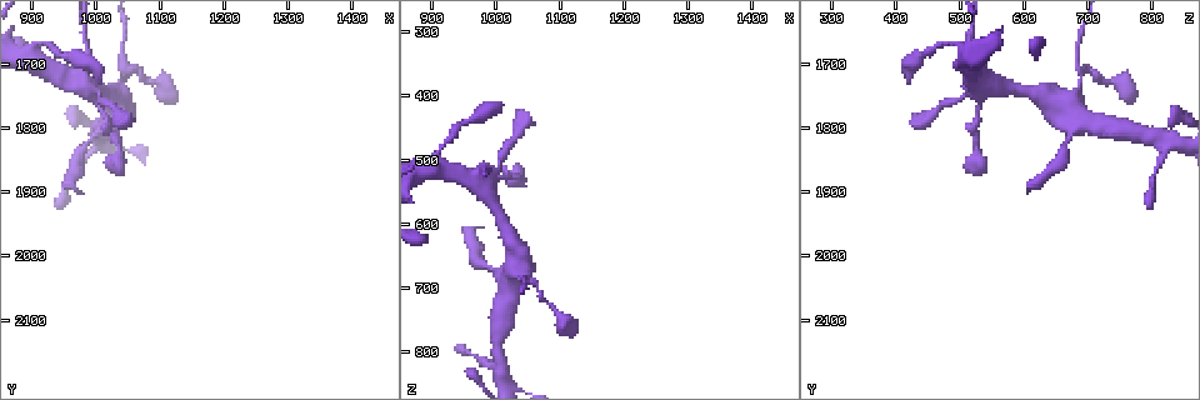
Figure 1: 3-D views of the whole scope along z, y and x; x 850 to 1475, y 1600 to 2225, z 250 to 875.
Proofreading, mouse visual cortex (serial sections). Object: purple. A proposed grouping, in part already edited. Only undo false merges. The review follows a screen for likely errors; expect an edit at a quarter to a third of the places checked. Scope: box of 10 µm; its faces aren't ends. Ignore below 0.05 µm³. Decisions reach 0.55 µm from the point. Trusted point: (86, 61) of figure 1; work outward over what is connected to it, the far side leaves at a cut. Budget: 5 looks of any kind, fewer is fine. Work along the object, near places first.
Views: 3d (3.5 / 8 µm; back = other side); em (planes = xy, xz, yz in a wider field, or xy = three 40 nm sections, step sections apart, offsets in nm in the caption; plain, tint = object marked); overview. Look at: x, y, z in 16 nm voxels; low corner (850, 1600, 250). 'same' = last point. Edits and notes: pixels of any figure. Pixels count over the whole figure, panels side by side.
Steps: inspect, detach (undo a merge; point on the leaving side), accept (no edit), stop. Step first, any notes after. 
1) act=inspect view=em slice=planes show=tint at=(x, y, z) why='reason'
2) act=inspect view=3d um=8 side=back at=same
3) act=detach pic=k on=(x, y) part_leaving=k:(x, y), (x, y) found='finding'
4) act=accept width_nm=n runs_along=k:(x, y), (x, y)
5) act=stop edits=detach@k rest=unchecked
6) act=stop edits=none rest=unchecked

act=inspect view=3d um=3.5 at=(965, 1720, 540) why='thin arm on a thick one'

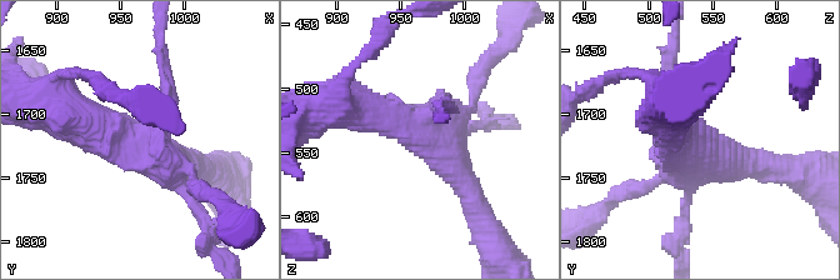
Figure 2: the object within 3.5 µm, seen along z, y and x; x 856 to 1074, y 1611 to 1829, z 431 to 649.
act=inspect view=em slice=xy step=1 show=tint at=(968, 1726, 538) why='need the tissue'

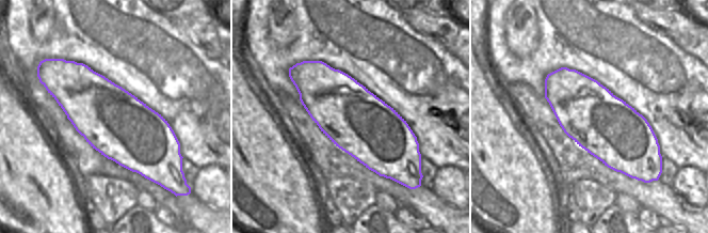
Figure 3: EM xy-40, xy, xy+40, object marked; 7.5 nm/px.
act=detach pic=2 on=(164, 66) found='two cells meet here'

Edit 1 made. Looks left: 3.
act=inspect view=3d um=3.5 at=(1050, 1715, 690) why='thick turns thin'

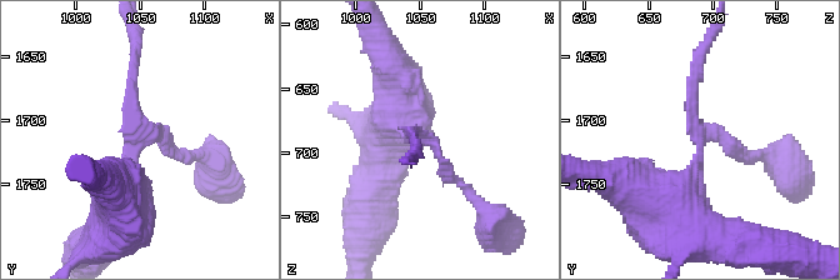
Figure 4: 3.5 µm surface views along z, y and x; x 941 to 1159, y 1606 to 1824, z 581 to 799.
act=accept arms=3 arm_widths_nm=150,150,600 runs_along=4:(400, 100), (404, 138), (434, 144), (465, 189) found='one cell here'

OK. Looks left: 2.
act=stop edits=detach@2 rest=unchecked

